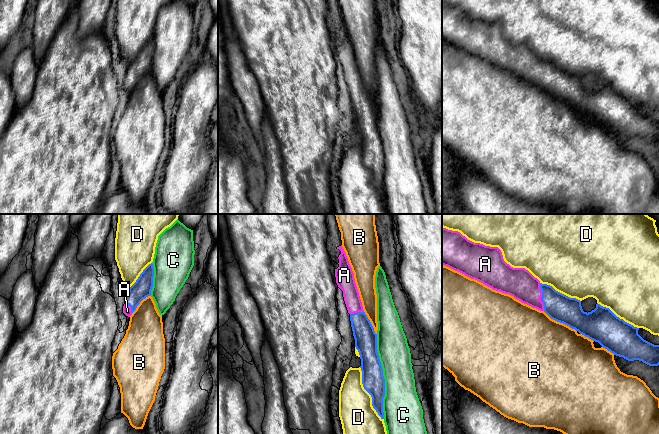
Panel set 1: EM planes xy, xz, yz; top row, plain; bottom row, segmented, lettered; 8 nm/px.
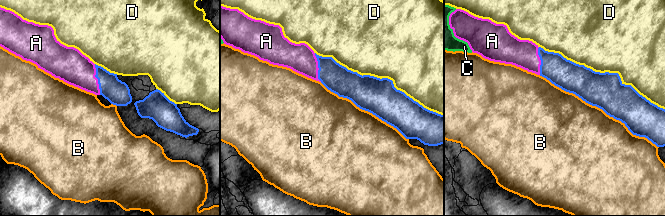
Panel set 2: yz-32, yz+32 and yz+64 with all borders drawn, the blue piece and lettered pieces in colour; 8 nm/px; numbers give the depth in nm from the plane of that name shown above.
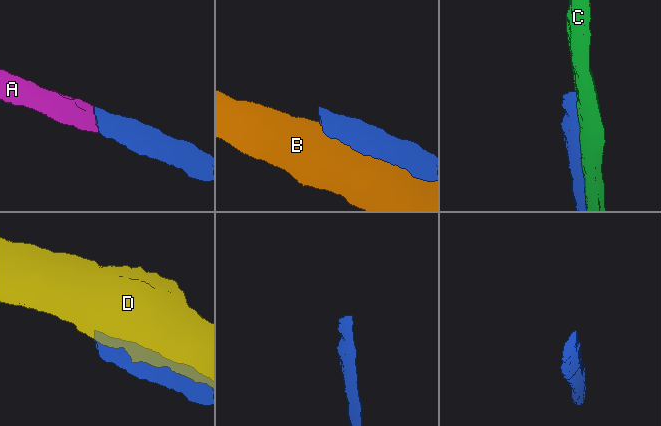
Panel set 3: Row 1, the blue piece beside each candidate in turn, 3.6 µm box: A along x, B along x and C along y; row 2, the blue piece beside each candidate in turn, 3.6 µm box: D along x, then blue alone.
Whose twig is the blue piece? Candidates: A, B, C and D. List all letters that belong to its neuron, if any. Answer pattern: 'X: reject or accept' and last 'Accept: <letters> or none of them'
A: accept
B: reject
C: reject
D: reject
Accept: A

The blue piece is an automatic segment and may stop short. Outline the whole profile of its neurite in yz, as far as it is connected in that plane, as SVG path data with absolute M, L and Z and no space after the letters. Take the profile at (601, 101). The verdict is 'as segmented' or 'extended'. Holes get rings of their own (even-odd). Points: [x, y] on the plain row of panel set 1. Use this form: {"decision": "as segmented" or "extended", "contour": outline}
{"decision": "extended", "contour": "M442 3L442 41L475 55L493 66L509 70L524 80L544 87L551 95L598 118L616 132L628 137L639 136L649 142L659 141L659 121L644 116L638 110L639 104L620 95L609 84L598 79L591 88L584 88L580 76L564 71L550 61L542 60L525 44L513 44L507 40L498 23L474 19L460 8Z"}

